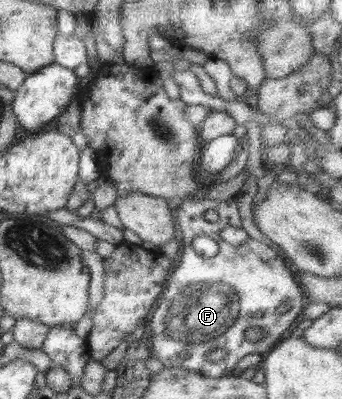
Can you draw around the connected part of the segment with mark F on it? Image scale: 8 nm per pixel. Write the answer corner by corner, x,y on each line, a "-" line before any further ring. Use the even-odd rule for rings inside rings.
187,197
174,217
183,234
182,258
167,276
165,291
157,300
157,309
154,308
147,319
141,341
151,343
152,357
161,361
165,368
181,367
206,377
221,378
232,374
245,355
269,353
293,321
295,323
295,319
301,316
307,306
306,295
297,282
296,272
277,251
258,242
231,245
220,236
221,230
228,225
241,226
234,199
225,202
-
209,209
217,211
217,221
205,220
203,213
-
198,235
209,235
218,243
219,252
214,257
202,258
194,252
191,241
-
280,305
289,306
286,313
277,312
-
253,327
261,328
268,336
259,343
247,340
245,332
-
217,347
223,347
226,356
212,363
207,355

